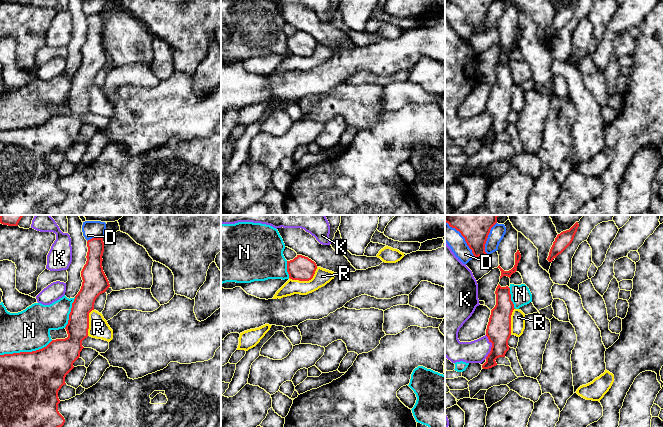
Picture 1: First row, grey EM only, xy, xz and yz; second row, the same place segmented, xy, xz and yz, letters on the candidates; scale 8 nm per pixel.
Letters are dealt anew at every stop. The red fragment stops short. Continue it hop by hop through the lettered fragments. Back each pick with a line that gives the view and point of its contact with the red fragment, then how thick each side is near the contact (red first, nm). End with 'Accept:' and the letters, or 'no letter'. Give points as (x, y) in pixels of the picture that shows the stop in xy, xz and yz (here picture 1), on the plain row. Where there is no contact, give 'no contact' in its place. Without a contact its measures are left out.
Accept: no letter

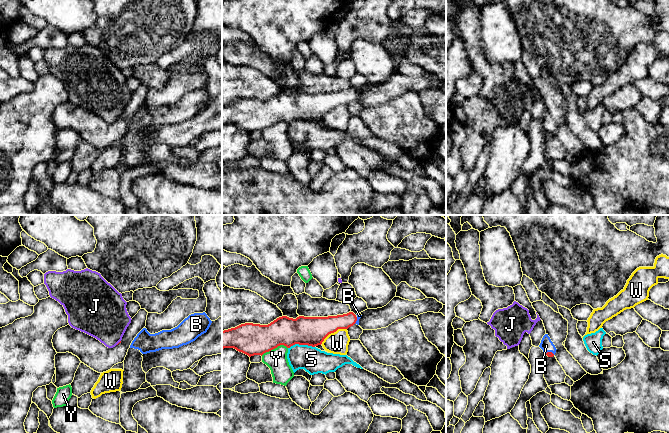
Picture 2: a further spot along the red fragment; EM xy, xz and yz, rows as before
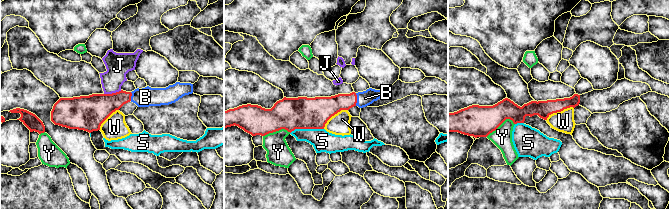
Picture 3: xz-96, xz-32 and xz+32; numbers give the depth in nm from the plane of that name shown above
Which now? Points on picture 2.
B: contact yz (550, 128); calibres 50 and 100 nm
Accept: B

